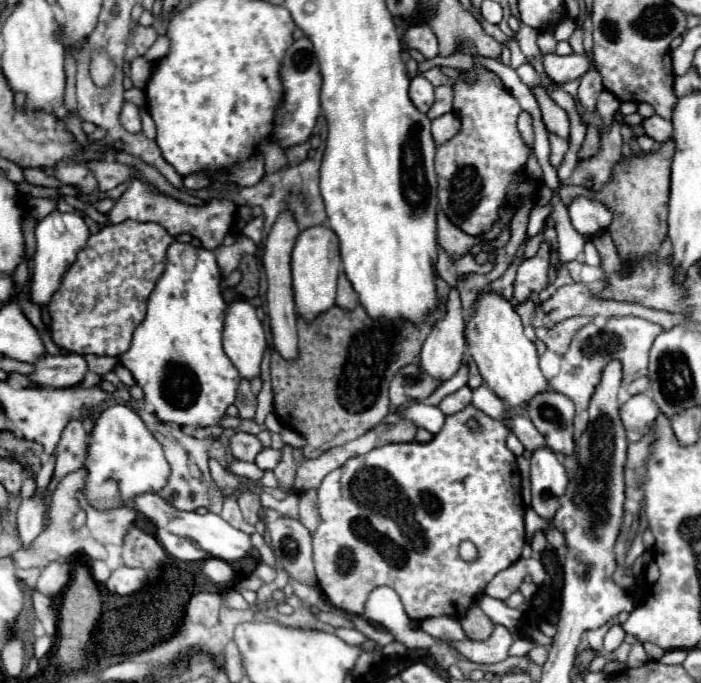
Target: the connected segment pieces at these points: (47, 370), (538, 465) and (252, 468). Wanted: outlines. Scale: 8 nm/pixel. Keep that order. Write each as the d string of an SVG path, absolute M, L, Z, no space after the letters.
M45 354L33 364L33 374L27 378L37 386L51 386L51 388L67 388L79 384L87 374L87 362L79 354L67 356L53 356Z
M543 446L541 450L533 450L531 454L531 508L545 520L553 518L559 508L559 498L565 494L567 488L567 474L553 450Z
M233 460L233 462L229 462L225 468L227 468L229 472L233 472L233 474L237 474L237 476L245 476L245 478L255 480L255 482L259 482L259 480L263 478L263 470L259 470L259 468L257 468L255 464L251 464L251 462Z

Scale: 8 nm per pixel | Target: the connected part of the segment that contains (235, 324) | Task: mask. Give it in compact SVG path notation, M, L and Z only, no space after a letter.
M235 298L225 308L223 350L239 370L241 378L259 376L263 350L267 346L263 324L245 298Z

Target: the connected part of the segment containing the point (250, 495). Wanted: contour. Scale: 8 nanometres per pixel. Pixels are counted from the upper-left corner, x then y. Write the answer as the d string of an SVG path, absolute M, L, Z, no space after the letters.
M243 492L239 496L239 508L243 512L243 518L249 522L249 524L257 524L259 520L259 510L261 510L261 504L259 504L259 494L257 492Z

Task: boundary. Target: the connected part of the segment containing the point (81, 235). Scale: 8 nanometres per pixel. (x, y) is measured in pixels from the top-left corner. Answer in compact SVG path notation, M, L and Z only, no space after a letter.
M59 210L49 212L43 220L37 222L35 228L35 238L37 238L37 250L33 256L33 282L31 282L31 300L39 306L47 304L53 296L53 292L59 288L61 284L61 276L65 274L67 266L75 262L77 250L81 250L87 240L89 240L91 232L87 228L87 224L83 222L81 214L65 214Z

